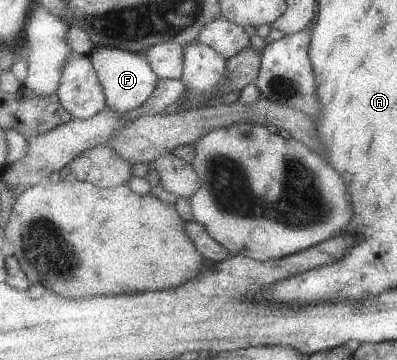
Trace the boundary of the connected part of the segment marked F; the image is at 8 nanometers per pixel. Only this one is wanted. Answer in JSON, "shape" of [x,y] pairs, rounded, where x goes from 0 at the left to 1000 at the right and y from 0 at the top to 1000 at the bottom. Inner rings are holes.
{"shape":[[[239,125],[227,144],[232,178],[242,189],[252,228],[264,244],[272,297],[292,311],[345,314],[383,267],[393,242],[395,203],[378,175],[358,167],[350,144],[320,142],[297,131]]]}

